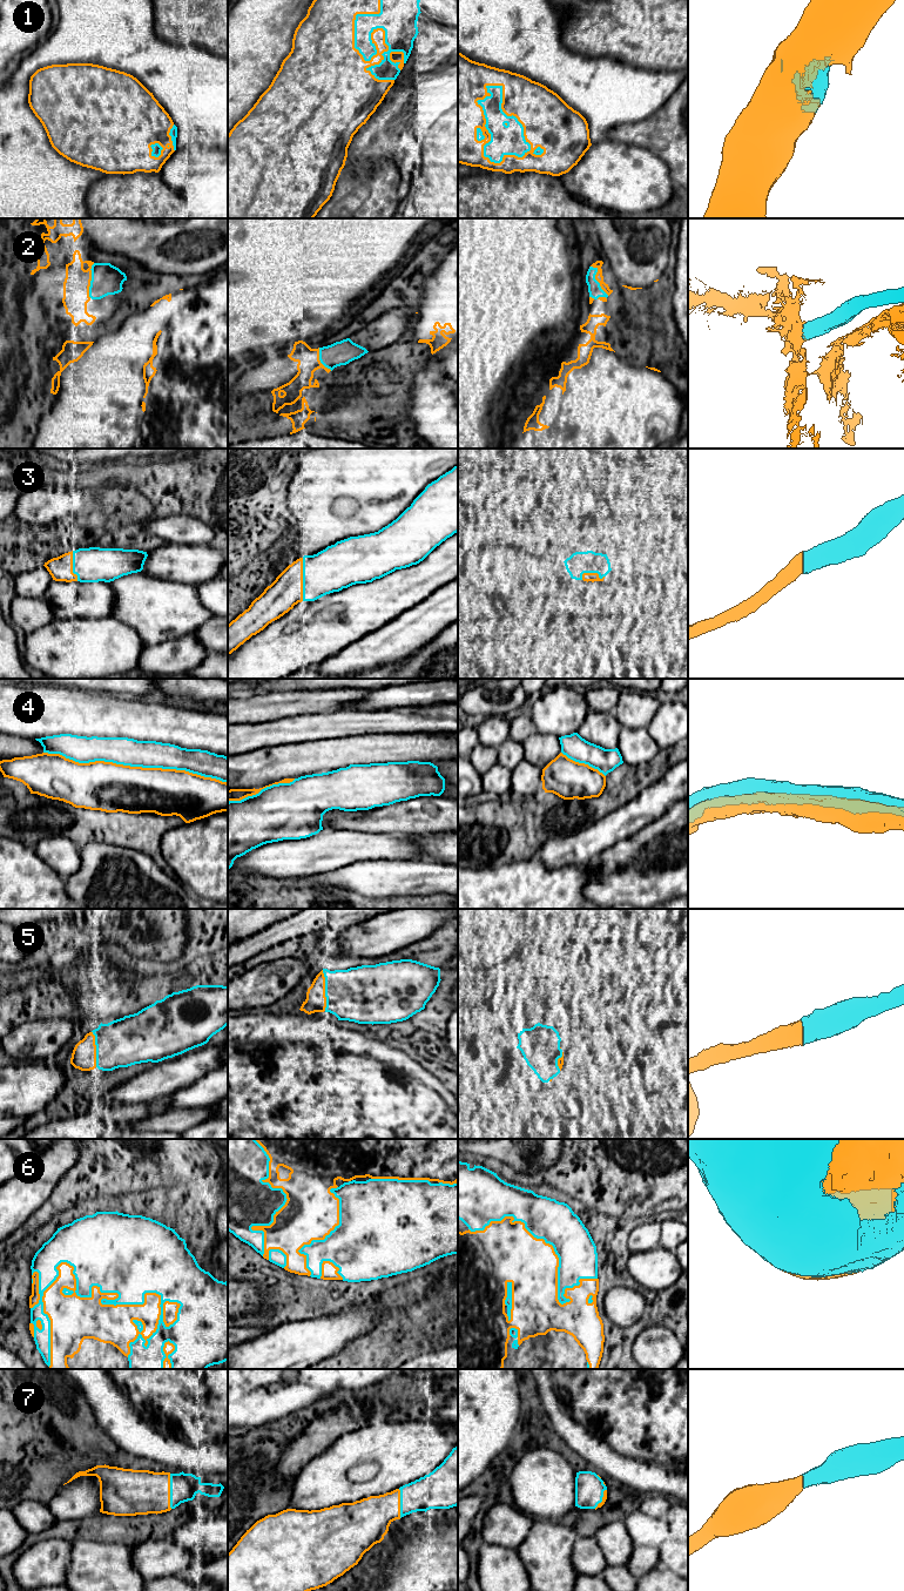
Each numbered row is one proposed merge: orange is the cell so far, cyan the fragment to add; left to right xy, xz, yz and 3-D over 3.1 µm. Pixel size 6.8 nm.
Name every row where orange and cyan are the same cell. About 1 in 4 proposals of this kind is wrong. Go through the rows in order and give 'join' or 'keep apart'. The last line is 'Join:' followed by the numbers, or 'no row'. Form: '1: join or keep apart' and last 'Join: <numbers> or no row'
1: join
2: keep apart
3: join
4: keep apart
5: join
6: join
7: join
Join: 1, 3, 5, 6, 7

